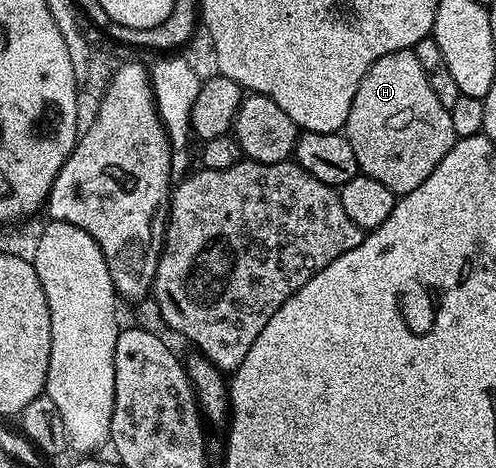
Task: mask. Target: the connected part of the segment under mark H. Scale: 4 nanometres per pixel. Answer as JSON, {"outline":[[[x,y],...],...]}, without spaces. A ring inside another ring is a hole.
{"outline":[[[413,50],[391,52],[371,64],[367,76],[363,76],[359,84],[359,92],[355,92],[355,100],[351,100],[351,112],[347,112],[343,133],[355,151],[358,171],[391,188],[394,196],[419,188],[419,184],[423,184],[423,180],[427,180],[435,168],[439,168],[439,160],[451,152],[458,140],[455,128],[451,125],[449,110],[439,104],[427,80],[427,72],[423,72]]]}

